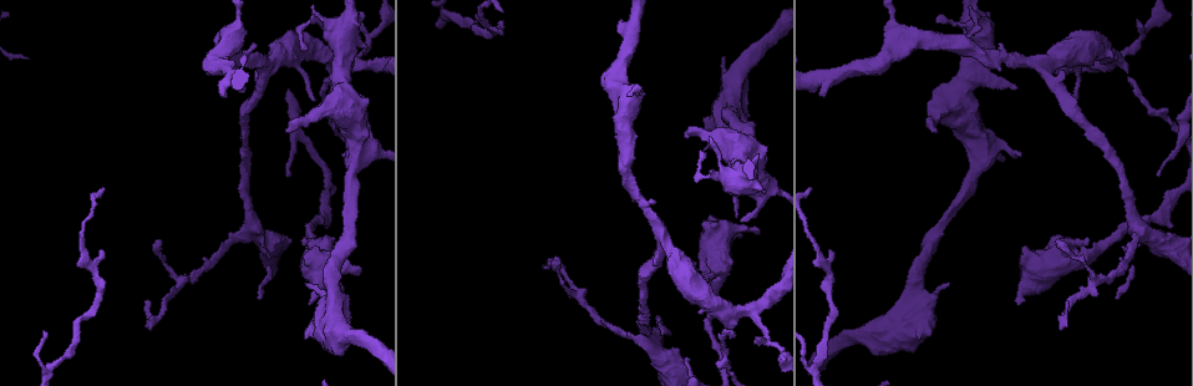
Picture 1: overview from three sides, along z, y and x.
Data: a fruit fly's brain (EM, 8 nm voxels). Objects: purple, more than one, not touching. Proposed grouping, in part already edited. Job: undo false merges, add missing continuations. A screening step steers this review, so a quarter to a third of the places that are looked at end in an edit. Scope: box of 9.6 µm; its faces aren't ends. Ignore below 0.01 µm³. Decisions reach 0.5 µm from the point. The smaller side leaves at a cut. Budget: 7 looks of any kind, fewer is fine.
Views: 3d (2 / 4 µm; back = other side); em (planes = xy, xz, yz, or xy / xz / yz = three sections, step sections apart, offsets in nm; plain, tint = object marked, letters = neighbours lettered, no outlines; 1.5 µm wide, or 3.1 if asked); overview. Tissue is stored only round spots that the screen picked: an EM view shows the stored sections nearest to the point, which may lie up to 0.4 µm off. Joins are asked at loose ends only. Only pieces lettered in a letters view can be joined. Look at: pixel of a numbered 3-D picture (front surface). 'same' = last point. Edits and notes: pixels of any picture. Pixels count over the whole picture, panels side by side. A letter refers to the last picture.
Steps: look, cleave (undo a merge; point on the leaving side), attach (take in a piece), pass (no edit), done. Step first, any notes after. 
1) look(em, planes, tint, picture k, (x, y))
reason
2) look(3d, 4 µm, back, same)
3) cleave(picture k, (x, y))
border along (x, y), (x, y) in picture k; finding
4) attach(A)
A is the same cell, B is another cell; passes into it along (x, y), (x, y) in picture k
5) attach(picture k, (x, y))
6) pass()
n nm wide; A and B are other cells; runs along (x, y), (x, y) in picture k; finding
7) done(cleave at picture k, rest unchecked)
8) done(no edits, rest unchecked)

look(3d, 4 µm, back, picture 1, (311, 101))
branch stops here

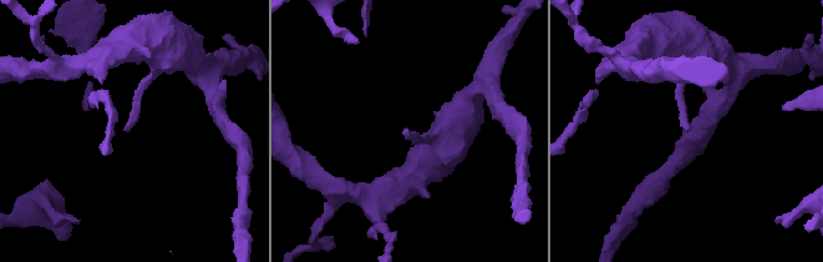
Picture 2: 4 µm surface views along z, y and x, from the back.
look(em, planes, letters, picture 2, (405, 129))
shape alone is not enough

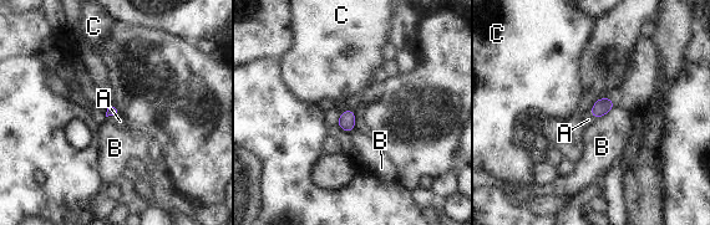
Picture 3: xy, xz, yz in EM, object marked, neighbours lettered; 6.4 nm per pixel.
attach(picture 3, (588, 119))
B touches over 160 nm; A is the same cell, B and C are other cells; passes into it along (602, 106), (593, 116), (588, 119) in picture 3; the cell continues

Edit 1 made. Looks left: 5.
look(3d, 4 µm, picture 1, (755, 336))
branch stops here

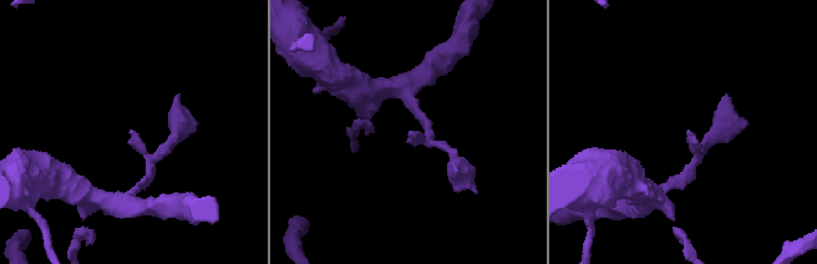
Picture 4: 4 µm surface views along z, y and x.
look(em, xy, step 8, letters, picture 4, (131, 132))

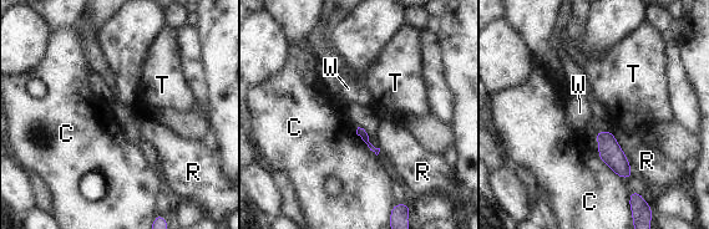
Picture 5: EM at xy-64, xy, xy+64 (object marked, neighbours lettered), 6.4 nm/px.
look(em, planes, letters, same)

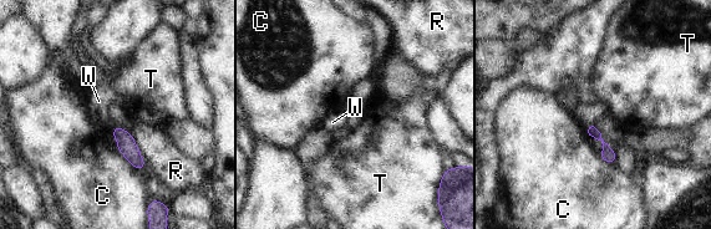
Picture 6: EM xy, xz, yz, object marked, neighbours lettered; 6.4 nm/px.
pass()
C, R, T and W are other cells; border along (121, 154), (138, 171) in picture 6; none of them fits

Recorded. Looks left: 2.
done(attach at picture 3, rest unchecked)

